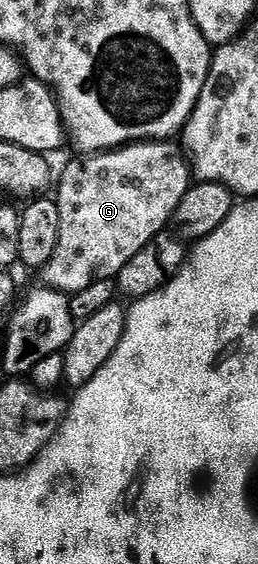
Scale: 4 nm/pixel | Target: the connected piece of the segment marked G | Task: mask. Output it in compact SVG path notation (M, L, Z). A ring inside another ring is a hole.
M140 141L137 143L128 143L125 147L116 147L109 151L101 151L98 153L87 153L83 159L75 159L63 171L63 176L58 176L57 187L59 183L59 195L57 194L57 202L59 212L61 213L61 237L57 241L57 250L53 253L53 257L49 257L49 265L41 268L43 275L42 282L46 286L52 287L54 291L61 291L64 295L72 297L79 291L90 287L91 283L101 282L103 280L114 280L121 269L125 269L125 265L131 258L137 257L137 253L141 253L141 249L145 249L145 245L149 245L149 241L153 241L153 237L164 234L168 230L172 217L177 213L177 205L181 205L181 201L185 197L185 193L193 185L193 168L180 144L175 141Z

